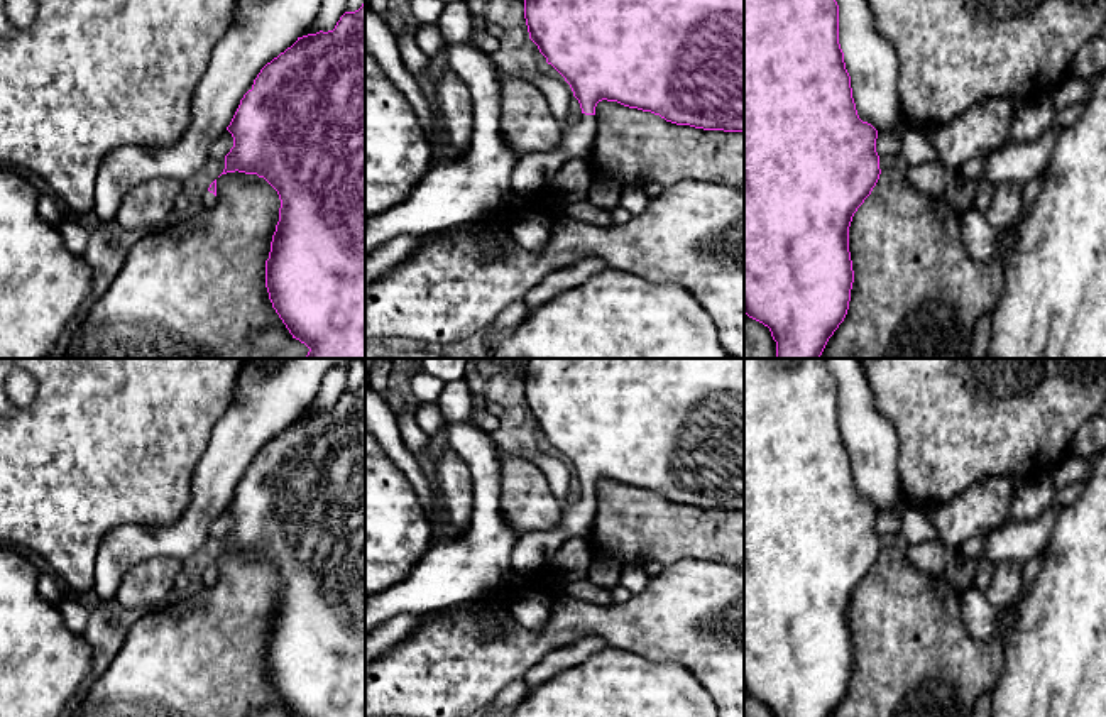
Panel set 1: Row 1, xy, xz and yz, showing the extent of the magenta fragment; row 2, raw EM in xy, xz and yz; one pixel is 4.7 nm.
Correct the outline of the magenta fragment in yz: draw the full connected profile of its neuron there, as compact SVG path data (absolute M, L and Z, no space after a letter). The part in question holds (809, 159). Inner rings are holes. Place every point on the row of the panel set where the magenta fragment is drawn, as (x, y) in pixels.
M744 0L744 313L769 328L776 342L776 358L819 358L847 315L854 282L849 227L881 174L876 139L878 130L859 118L852 98L851 76L839 44L837 2Z

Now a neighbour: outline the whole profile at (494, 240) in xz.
M545 189L541 193L523 196L523 201L516 206L502 206L497 216L479 235L479 245L490 257L501 257L511 237L511 227L526 216L543 216L548 223L553 223L565 216L565 200L560 193Z

